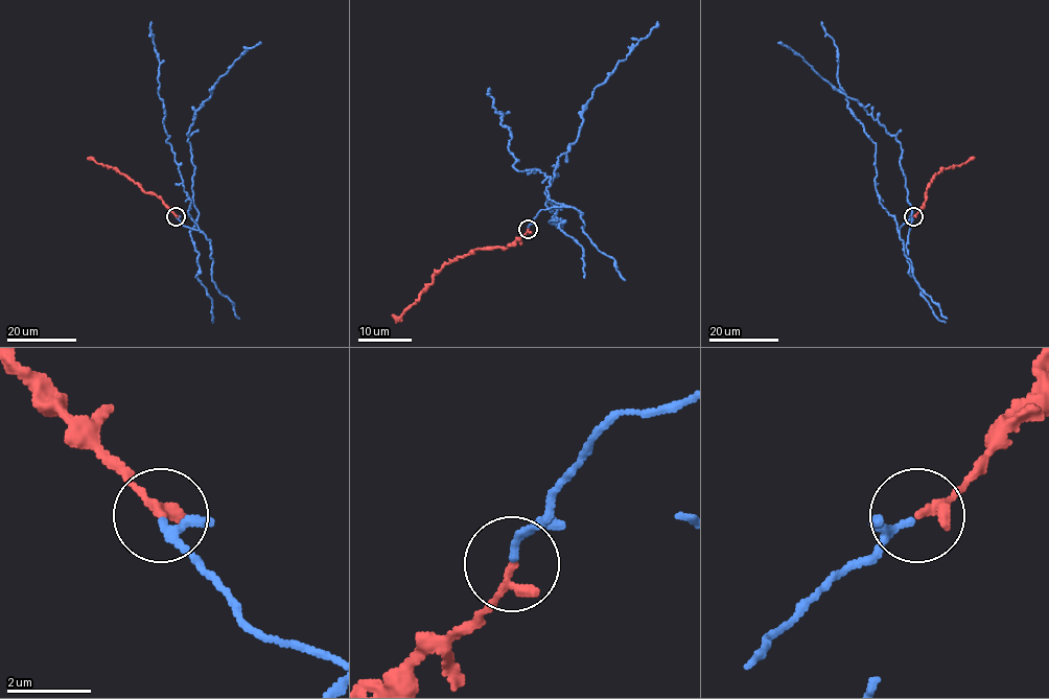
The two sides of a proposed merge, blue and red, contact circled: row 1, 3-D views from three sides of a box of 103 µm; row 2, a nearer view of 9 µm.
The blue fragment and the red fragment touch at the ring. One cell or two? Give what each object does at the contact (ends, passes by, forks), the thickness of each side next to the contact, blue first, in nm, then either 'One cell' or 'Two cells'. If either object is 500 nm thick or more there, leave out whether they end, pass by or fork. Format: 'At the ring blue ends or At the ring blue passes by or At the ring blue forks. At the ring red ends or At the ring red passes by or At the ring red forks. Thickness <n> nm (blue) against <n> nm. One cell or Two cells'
At the ring blue passes by. At the ring red passes by. Thickness 140 nm (blue) against 170 nm. One cell

